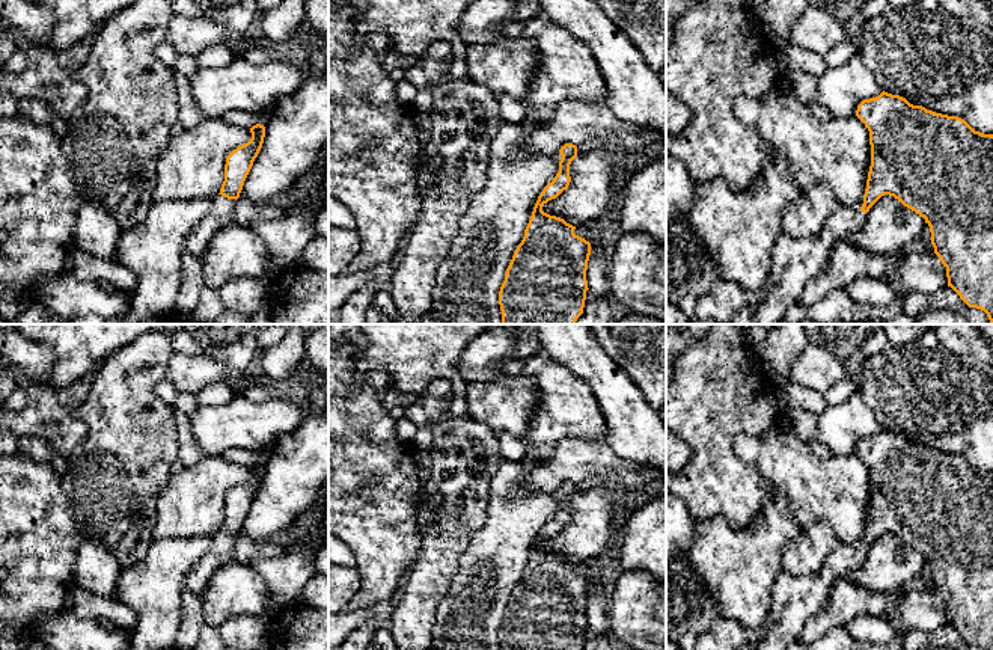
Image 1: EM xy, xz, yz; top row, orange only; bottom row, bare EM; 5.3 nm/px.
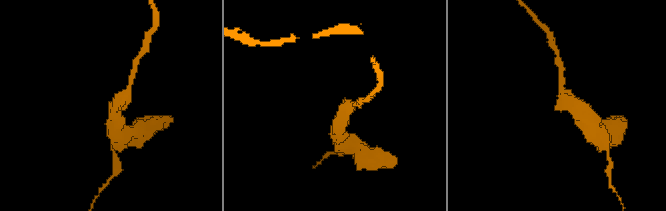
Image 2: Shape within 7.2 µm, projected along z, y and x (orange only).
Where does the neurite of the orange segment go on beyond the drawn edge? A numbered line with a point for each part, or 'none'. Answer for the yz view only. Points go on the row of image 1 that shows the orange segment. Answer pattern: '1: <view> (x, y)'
1: yz (794, 263)

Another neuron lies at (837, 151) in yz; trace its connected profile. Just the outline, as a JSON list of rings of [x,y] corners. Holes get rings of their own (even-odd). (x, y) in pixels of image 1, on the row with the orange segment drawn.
[[[785,89],[770,92],[762,100],[738,97],[734,103],[737,118],[753,127],[781,154],[800,192],[824,182],[839,204],[860,208],[871,166],[869,131],[857,118],[815,116]]]

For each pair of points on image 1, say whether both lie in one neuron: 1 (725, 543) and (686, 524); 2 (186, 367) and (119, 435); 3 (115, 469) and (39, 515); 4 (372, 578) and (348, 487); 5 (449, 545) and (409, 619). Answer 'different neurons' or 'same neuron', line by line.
1: different neurons
2: different neurons
3: different neurons
4: same neuron
5: same neuron

